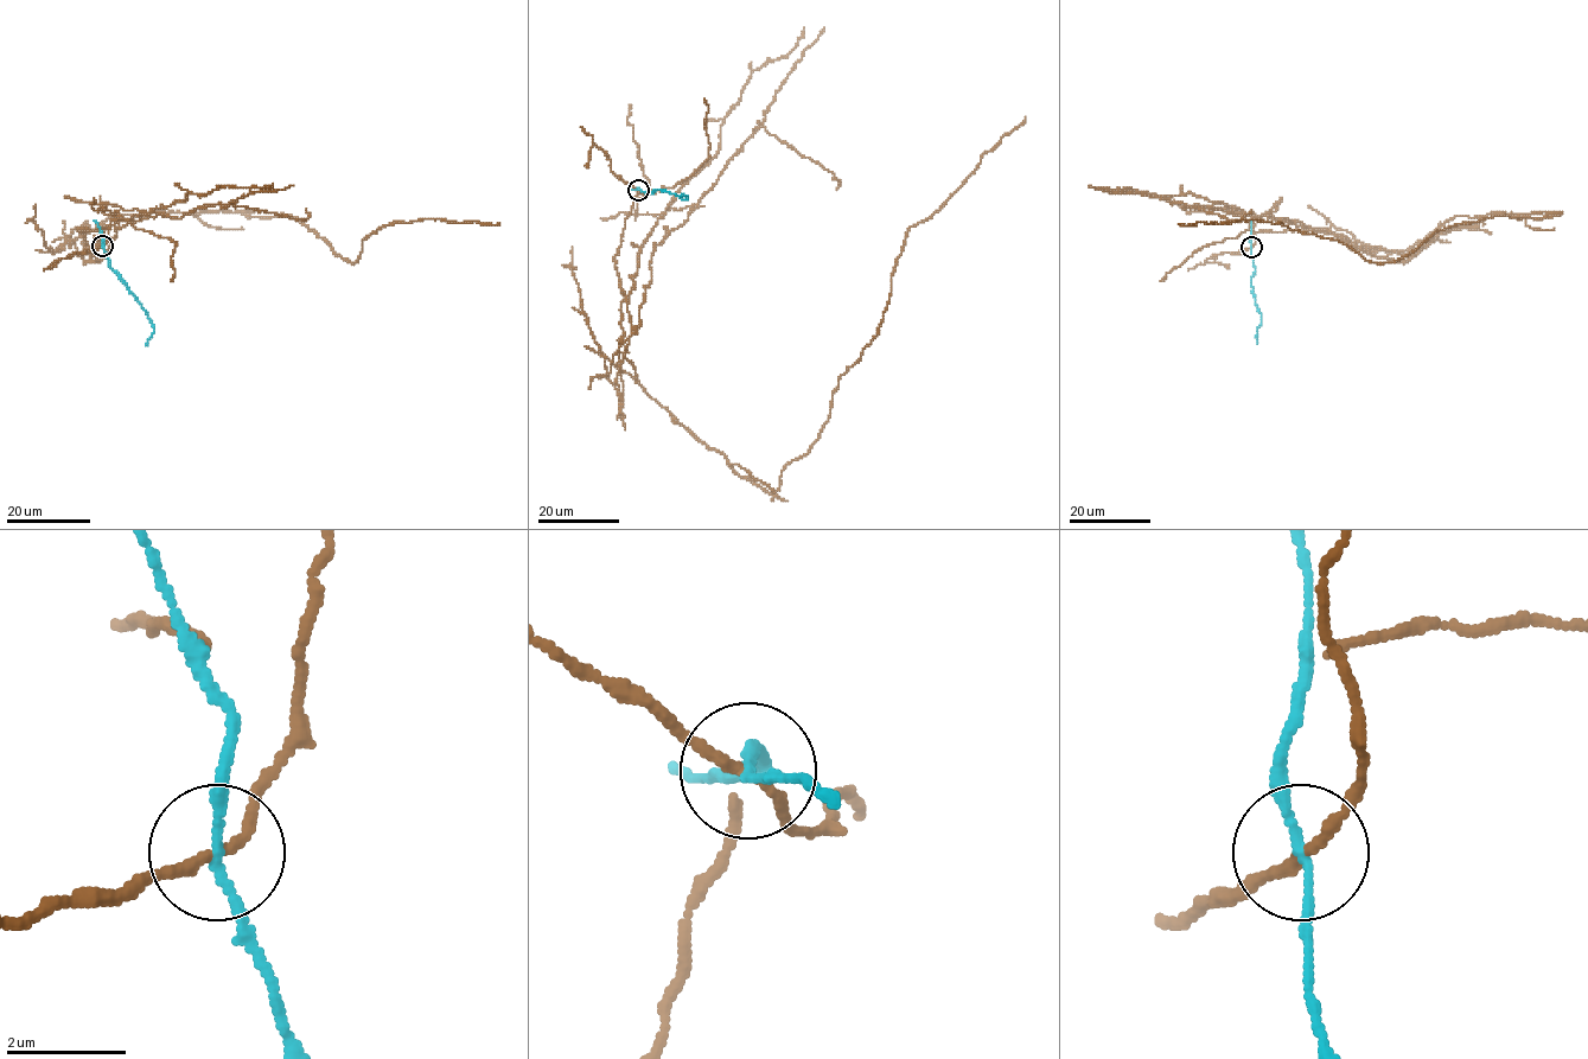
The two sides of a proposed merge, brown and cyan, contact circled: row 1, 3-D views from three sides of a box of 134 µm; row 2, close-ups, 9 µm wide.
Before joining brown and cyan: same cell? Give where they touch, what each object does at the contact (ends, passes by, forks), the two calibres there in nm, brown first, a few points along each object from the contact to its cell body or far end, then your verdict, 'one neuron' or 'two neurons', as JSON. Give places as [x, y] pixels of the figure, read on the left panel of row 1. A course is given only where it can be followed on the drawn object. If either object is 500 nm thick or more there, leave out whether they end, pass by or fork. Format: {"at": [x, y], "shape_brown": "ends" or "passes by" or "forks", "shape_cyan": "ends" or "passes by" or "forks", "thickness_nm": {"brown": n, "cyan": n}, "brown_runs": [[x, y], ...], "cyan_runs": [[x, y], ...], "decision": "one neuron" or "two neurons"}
{"at": [102, 246], "shape_brown": "passes by", "shape_cyan": "passes by", "thickness_nm": {"brown": 160, "cyan": 130}, "brown_runs": [[102, 246], [103, 203], [159, 212], [93, 261], [113, 215], [286, 214], [349, 262], [401, 221], [499, 223]], "cyan_runs": [[102, 246], [108, 265], [152, 324], [153, 332], [146, 345]], "decision": "two neurons"}

